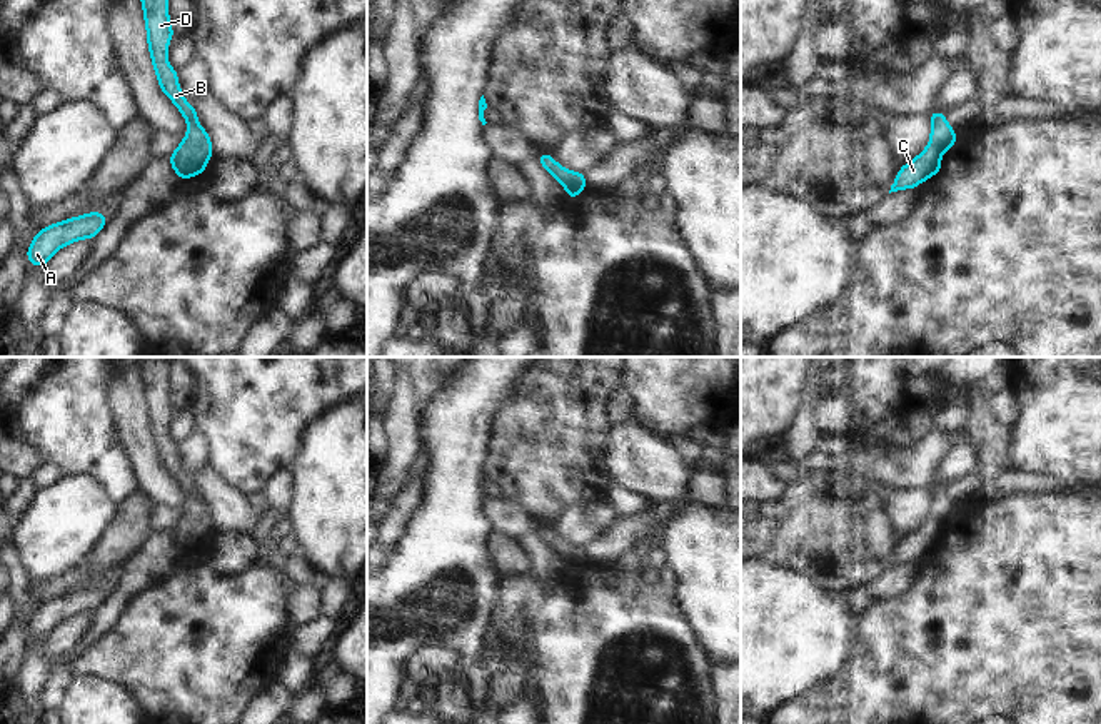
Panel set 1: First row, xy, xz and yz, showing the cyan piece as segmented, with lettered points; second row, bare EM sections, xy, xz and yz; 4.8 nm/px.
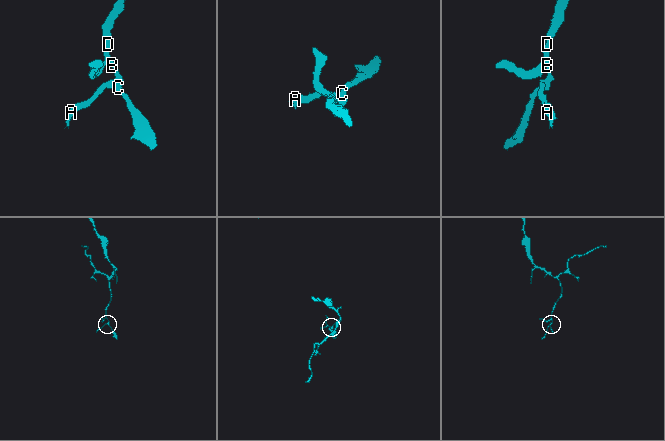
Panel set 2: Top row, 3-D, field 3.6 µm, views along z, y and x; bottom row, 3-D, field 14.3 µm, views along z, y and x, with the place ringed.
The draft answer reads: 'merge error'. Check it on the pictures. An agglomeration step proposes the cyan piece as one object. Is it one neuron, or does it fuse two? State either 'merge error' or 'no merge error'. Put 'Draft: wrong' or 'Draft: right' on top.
Draft: wrong
no merge error

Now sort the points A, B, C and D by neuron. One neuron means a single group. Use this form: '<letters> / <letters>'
A B C D

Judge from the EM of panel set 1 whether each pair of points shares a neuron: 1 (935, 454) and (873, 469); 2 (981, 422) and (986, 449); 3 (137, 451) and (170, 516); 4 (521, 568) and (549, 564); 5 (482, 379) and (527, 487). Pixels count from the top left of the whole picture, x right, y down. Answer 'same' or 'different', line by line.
1: same
2: same
3: different
4: different
5: different

